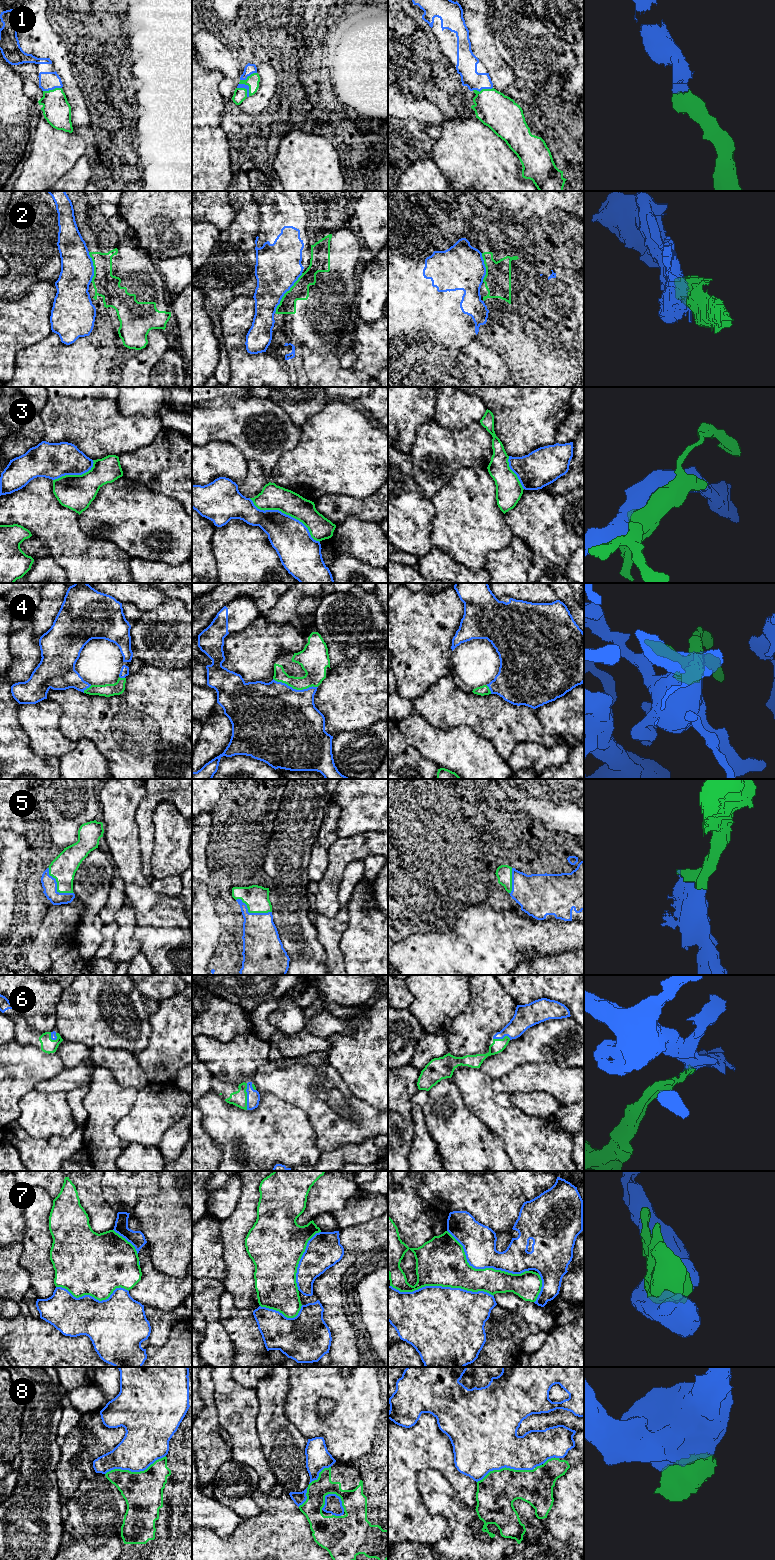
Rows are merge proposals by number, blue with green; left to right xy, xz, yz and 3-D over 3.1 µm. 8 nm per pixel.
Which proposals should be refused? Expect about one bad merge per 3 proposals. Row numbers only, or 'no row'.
2, 3, 7, 8

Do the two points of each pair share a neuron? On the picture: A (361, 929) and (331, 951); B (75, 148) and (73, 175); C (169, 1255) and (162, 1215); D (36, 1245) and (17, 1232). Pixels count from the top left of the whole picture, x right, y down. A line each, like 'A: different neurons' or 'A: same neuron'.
A: different neurons
B: different neurons
C: same neuron
D: different neurons

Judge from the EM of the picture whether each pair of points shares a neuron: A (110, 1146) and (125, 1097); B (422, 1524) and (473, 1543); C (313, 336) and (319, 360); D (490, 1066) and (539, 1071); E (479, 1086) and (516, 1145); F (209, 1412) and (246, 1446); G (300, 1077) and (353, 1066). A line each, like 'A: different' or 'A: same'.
A: same
B: different
C: different
D: different
E: same
F: different
G: different

